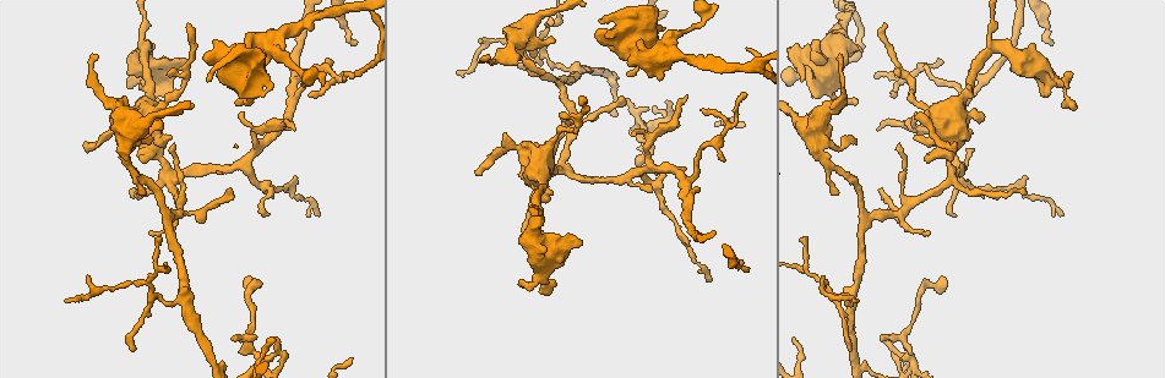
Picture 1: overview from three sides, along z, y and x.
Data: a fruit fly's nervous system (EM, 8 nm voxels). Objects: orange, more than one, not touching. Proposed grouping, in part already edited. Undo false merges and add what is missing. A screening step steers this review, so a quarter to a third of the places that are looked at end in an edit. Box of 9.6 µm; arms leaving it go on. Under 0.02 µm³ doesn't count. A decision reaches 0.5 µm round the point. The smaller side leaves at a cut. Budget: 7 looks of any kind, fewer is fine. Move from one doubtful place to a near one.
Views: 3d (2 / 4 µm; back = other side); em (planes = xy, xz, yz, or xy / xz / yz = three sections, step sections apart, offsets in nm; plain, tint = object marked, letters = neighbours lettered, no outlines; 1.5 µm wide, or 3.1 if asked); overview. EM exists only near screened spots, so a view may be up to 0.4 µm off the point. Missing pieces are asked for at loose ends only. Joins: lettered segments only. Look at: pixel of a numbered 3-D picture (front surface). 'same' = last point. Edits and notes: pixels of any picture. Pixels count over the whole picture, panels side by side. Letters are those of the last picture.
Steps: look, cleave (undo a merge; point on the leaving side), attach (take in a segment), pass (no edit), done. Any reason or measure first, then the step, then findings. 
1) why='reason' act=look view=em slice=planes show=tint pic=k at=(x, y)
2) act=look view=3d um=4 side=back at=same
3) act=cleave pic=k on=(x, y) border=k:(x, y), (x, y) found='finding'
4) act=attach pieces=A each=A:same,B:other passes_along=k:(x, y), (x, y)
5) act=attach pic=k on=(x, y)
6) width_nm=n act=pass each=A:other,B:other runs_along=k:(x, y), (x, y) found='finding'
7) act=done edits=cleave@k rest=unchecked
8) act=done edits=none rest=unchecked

why='abrupt turn' act=look view=em slice=xz step=4 show=tint pic=1 at=(926, 286)

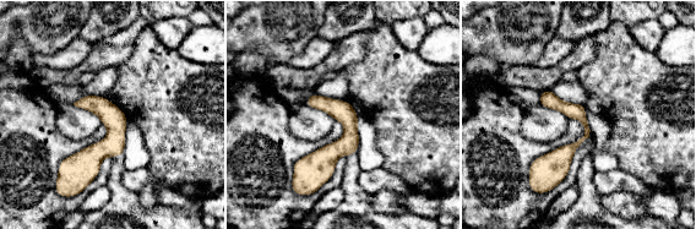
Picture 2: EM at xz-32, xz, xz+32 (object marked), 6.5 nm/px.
act=look view=em slice=planes show=letters at=same

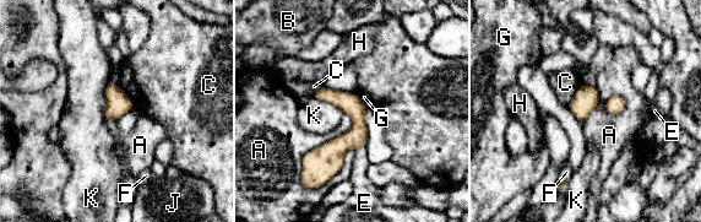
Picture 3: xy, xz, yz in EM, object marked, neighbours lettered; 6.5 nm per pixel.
act=pass each=A:other,B:other,C:other,E:other,F:other,G:other,H:other,J:other,K:other runs_along=3:(356, 97), (357, 130), (314, 173) found='all the same neuron'

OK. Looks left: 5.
why='branch stops here' act=look view=em slice=xz step=4 show=tint pic=1 at=(667, 100)

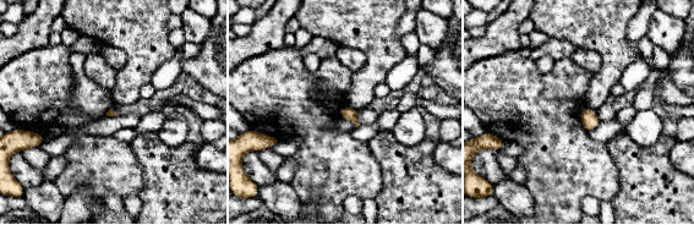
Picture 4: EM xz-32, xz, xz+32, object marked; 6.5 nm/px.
why='another direction' act=look view=em slice=planes show=letters at=same

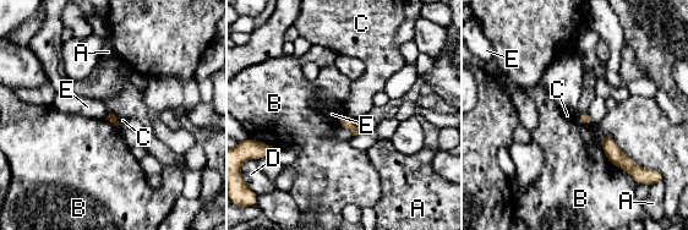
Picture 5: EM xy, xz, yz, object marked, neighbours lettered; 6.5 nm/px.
act=pass each=A:other,B:other,C:other,D:other,E:other found='none of them fits'

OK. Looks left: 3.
why='an open end' act=look view=3d um=4 pic=1 at=(950, 213)

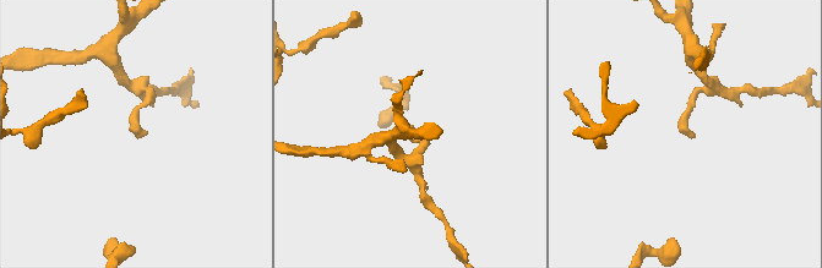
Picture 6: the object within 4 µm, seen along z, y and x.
why='need the tissue' act=look view=em slice=planes show=letters pic=6 at=(688, 132)

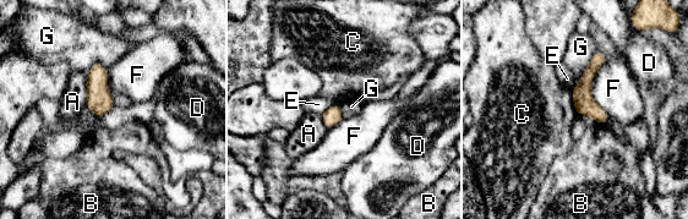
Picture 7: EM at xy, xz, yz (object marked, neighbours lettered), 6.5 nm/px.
act=pass each=A:other,B:other,C:other,D:other,E:other,F:other,G:other runs_along=7:(598, 54), (585, 102), (602, 121) found='no lettered segment goes on from it'

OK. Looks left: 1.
act=done edits=none rest=unchecked

